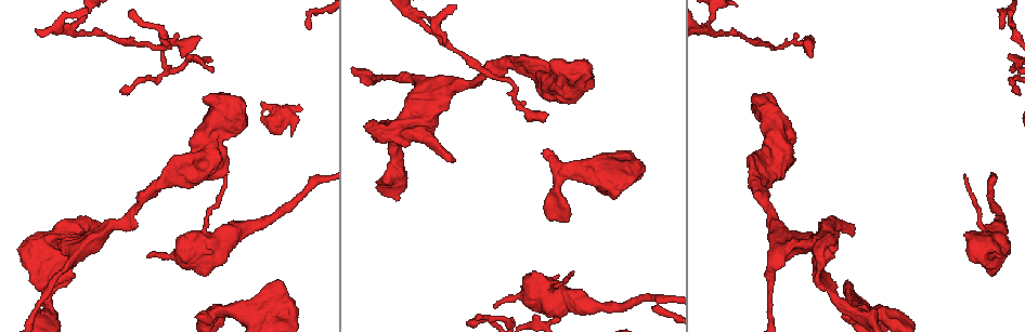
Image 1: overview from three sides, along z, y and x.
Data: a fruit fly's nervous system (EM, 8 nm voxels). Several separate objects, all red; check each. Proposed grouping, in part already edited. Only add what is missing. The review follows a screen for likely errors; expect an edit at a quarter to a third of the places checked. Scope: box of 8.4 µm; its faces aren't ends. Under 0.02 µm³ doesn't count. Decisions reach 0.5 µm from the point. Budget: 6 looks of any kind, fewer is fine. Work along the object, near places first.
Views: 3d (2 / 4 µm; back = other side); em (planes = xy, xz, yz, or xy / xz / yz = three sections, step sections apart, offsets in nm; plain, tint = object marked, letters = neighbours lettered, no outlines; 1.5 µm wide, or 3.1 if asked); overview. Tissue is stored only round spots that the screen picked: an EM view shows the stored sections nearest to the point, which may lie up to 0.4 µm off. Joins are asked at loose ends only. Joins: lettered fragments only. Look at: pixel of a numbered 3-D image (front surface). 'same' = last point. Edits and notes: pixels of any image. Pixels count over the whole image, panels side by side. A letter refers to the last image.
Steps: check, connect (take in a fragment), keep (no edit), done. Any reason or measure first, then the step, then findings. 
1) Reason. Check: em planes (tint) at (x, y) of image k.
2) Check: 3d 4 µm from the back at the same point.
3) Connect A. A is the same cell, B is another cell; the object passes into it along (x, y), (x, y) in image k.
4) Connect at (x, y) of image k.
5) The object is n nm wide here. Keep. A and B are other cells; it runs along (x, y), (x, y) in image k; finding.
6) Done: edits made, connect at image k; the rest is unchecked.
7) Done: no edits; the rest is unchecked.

Free end. Check: em planes (letters) at (197, 315) of image 1.

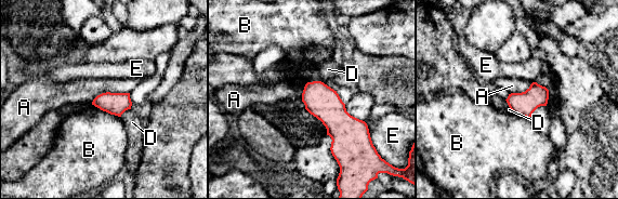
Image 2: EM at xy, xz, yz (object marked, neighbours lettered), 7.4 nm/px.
Keep. A, B, D and E are other cells; no lettered fragment goes on from it.

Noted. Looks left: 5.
Free end. Check: 3d 4 µm at (611, 197) of image 1.

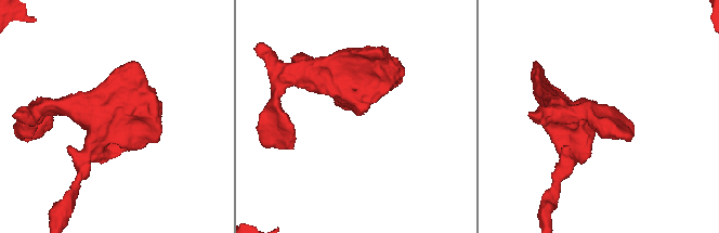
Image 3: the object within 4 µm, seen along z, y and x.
Shape alone is not enough. Check: em planes (letters) at (356, 113) of image 3.

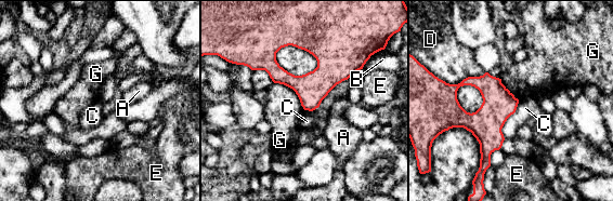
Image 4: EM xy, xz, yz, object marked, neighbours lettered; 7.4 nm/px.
The longest contact is with D, 340 nm. Keep. A, B, C, D, E and G are other cells; no lettered fragment goes on from it.

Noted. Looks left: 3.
Branch stops here. Check: em xz step 8 (tint) at (148, 257) of image 1.

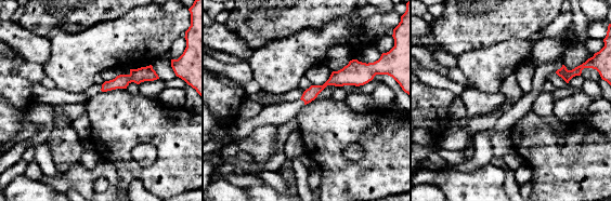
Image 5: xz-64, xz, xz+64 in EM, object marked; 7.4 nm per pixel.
Cut it another way. Check: em planes (letters) at the same point.

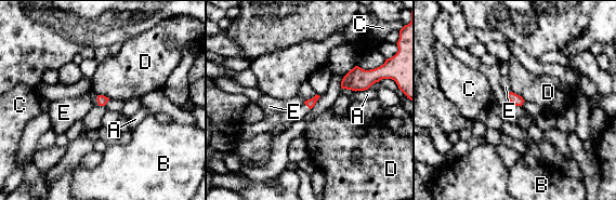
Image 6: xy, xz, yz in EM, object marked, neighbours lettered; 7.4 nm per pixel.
The longest contact is with D, 130 nm. Keep. A, B, C, D and E are other cells; no lettered fragment goes on from it.

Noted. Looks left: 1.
Done: no edits; the rest is unchecked.

